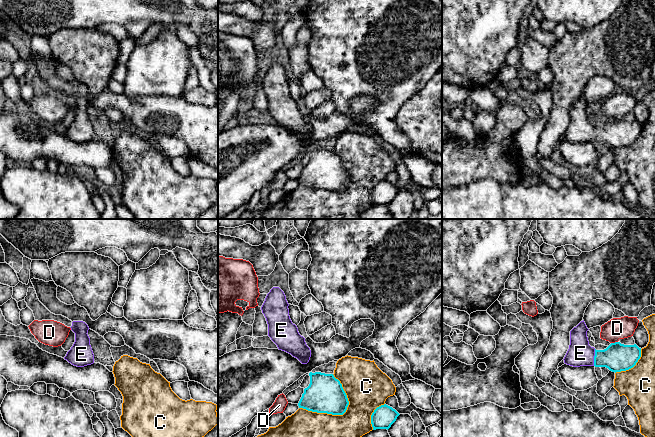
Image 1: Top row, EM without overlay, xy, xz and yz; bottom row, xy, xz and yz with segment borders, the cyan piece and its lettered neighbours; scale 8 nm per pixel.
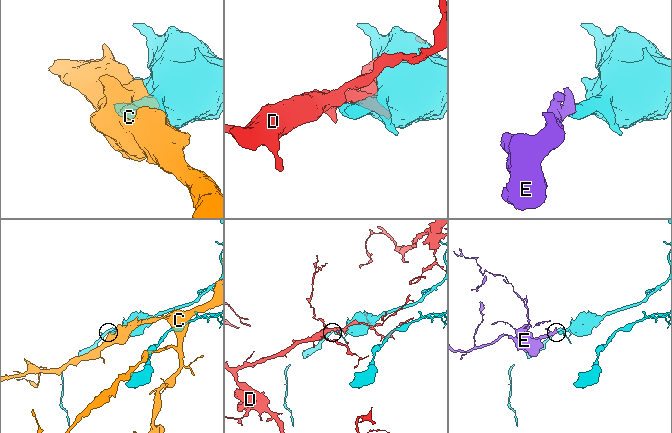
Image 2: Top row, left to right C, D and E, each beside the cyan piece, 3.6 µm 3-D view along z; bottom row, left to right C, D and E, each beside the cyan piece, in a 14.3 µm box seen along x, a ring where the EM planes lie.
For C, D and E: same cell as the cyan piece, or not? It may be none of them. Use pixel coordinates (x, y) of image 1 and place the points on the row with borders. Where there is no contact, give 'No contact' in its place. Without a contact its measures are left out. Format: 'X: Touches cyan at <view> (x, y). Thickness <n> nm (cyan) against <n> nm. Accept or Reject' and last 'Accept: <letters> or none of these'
C: Touches cyan at xz (327, 413). Thickness 300 nm (cyan) against 240 nm. Reject
D: Touches cyan at yz (615, 342). Thickness 240 nm (cyan) against 180 nm. Reject
E: Touches cyan at yz (594, 357). Thickness 240 nm (cyan) against 200 nm. Accept
Accept: E

